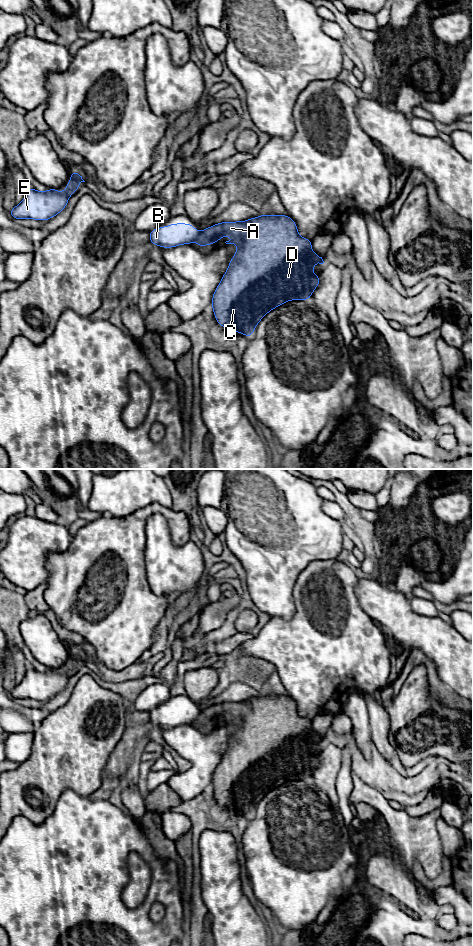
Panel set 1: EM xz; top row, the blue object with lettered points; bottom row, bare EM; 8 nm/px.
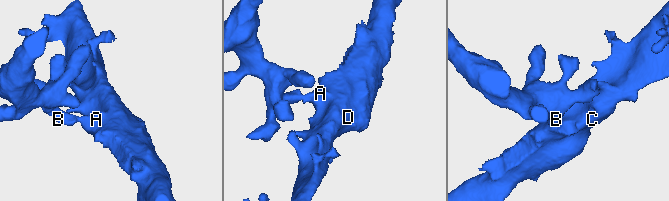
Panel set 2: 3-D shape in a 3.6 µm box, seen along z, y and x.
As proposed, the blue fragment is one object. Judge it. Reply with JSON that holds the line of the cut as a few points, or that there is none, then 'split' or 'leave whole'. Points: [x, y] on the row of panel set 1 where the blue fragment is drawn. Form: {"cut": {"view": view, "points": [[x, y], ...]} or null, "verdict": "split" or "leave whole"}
{"cut": {"view": "xz", "points": [[199, 231], [199, 235], [196, 238]]}, "verdict": "split"}

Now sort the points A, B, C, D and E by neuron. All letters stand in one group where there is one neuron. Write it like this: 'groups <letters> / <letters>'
groups A C D / B E

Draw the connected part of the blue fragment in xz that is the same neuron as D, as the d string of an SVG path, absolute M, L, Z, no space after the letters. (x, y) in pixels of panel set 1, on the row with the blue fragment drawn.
M264 215L250 218L245 221L219 222L202 231L197 238L198 247L217 243L222 236L233 236L226 244L235 244L238 250L231 258L227 270L213 293L211 307L216 322L228 330L242 333L251 338L257 324L271 310L291 300L309 300L313 291L319 287L321 279L313 274L313 266L323 264L322 257L312 251L312 240L301 237L296 222L289 215Z

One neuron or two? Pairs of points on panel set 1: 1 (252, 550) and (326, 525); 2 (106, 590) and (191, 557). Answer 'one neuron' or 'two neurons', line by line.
1: one neuron
2: two neurons

